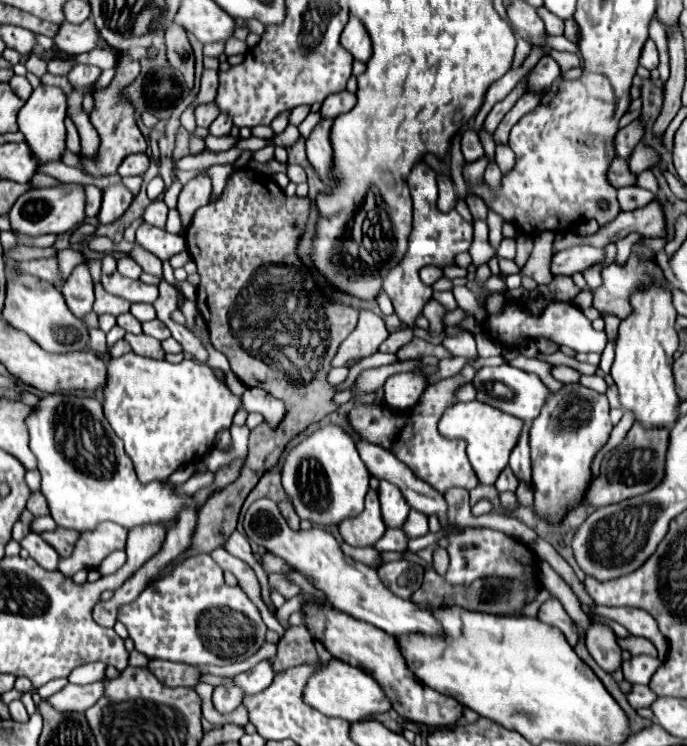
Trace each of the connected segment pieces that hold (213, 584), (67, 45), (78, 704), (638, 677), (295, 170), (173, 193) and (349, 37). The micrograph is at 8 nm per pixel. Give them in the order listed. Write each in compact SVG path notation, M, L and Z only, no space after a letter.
M210 555L186 557L176 563L166 575L152 581L138 599L118 607L118 621L126 625L136 651L150 659L186 665L232 665L244 661L262 647L268 631L256 605L240 587L224 583L222 569Z
M88 17L80 25L70 25L64 21L54 39L56 47L68 55L80 55L80 53L98 49L100 41L102 41L102 35L100 35L96 23L92 23L92 17Z
M104 681L90 685L72 685L68 683L62 691L48 697L50 705L58 711L86 711L104 695Z
M636 655L628 661L622 663L622 671L624 671L624 679L628 683L640 683L640 685L648 685L650 677L654 675L654 671L658 669L660 659L658 657L650 657L650 655Z
M288 163L288 169L286 169L286 173L288 173L288 177L290 177L290 181L292 183L304 183L306 181L306 173L304 173L304 169L300 167L300 165L294 165L294 163Z
M176 179L166 191L164 191L164 203L170 207L170 209L176 209L176 203L178 203L178 195L180 195L180 191L182 191L182 183Z
M350 17L348 25L342 31L340 43L342 43L342 47L346 51L352 53L354 59L358 59L362 63L366 63L370 59L370 55L372 55L372 43L370 43L368 31L364 29L364 25L356 17Z

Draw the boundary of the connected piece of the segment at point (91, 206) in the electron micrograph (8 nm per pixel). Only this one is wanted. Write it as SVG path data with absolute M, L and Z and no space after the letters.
M84 185L86 193L86 217L96 217L102 203L102 191L96 185Z

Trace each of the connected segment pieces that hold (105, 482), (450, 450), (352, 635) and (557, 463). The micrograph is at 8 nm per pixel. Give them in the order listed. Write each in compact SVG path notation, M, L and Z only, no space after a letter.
M76 393L48 395L40 401L40 407L34 409L34 413L28 417L26 423L30 431L30 449L38 459L38 471L42 475L40 491L46 497L50 515L58 527L76 529L82 533L82 531L96 529L104 521L112 521L126 529L148 525L148 523L164 525L166 529L172 529L178 525L178 519L184 507L198 511L194 497L178 493L176 491L178 487L168 479L152 481L148 485L142 485L138 481L130 457L124 453L124 447L118 435L114 435L110 423L106 421L100 401L96 401L94 397L78 397Z
M466 365L456 377L444 379L444 381L428 387L422 393L416 407L406 411L408 417L404 417L402 421L400 421L400 413L392 411L386 405L366 405L366 407L356 407L350 413L350 423L360 433L362 439L392 451L402 463L406 463L414 471L414 475L418 479L426 481L436 491L444 493L448 487L474 489L478 485L478 479L476 479L476 473L474 473L474 469L468 461L466 443L462 439L458 439L458 441L456 439L446 439L438 433L438 419L444 413L444 409L456 401L456 397L454 397L456 387L462 385L462 383L472 381L474 373L476 373L474 367Z
M304 605L304 621L312 633L314 639L322 641L324 647L340 661L352 663L354 667L360 667L368 675L372 675L388 693L388 699L392 701L394 711L406 719L414 721L420 725L430 725L430 727L450 727L462 719L464 707L448 695L442 695L428 685L424 685L412 669L408 667L404 655L400 653L398 639L390 637L388 633L380 631L378 627L372 627L370 623L356 621L350 615L336 611L332 607L322 607L322 605Z
M568 383L548 397L548 403L530 425L532 489L538 515L556 523L570 507L582 503L584 489L592 479L590 463L596 451L608 441L610 431L606 395L580 383Z

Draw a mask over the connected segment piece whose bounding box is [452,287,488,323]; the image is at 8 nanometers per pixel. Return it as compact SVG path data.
M454 287L452 293L454 293L454 297L456 297L460 308L474 314L478 322L482 323L486 319L488 316L487 312L478 305L476 295L472 291L466 289L466 287Z

